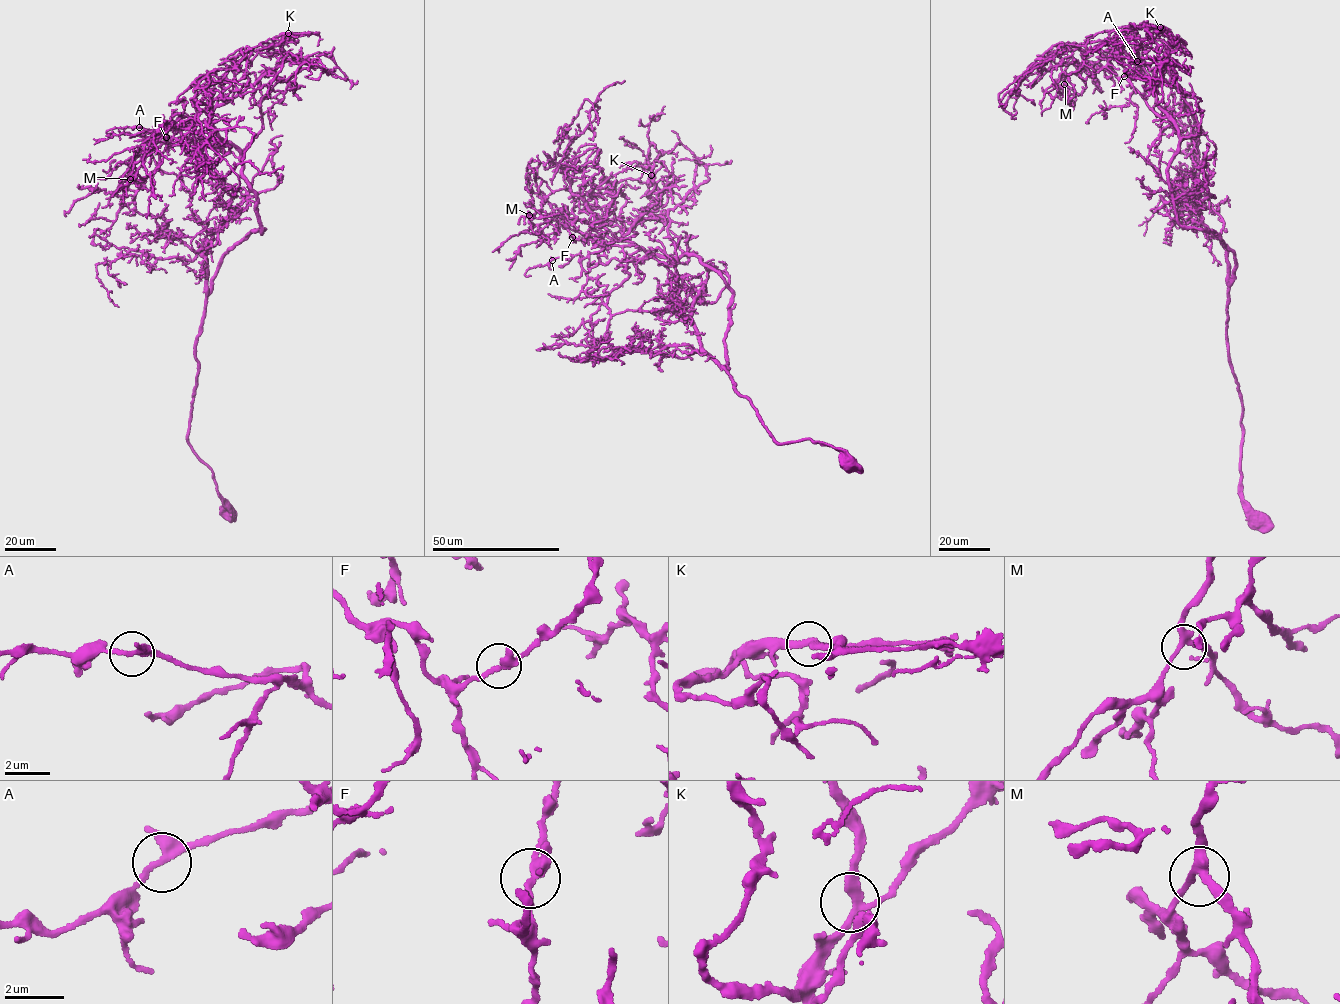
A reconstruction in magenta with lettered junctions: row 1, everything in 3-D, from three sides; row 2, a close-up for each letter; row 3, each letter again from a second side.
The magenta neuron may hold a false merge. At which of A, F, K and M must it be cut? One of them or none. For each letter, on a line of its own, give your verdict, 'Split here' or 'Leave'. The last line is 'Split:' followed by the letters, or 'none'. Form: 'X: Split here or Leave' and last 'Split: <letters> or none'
A: Leave
F: Leave
K: Leave
M: Leave
Split: none

